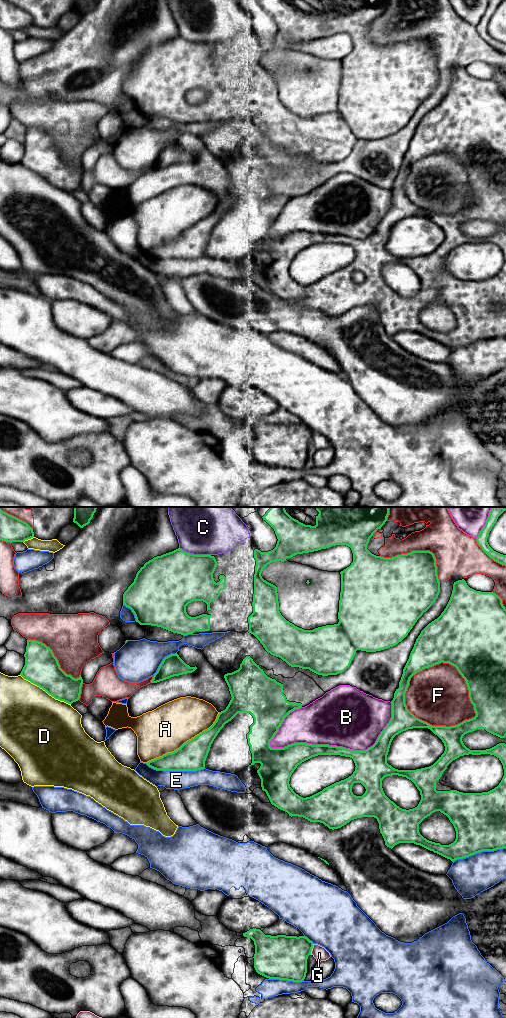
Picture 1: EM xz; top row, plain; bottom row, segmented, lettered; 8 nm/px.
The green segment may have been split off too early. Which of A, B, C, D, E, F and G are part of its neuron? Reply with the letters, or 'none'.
none

